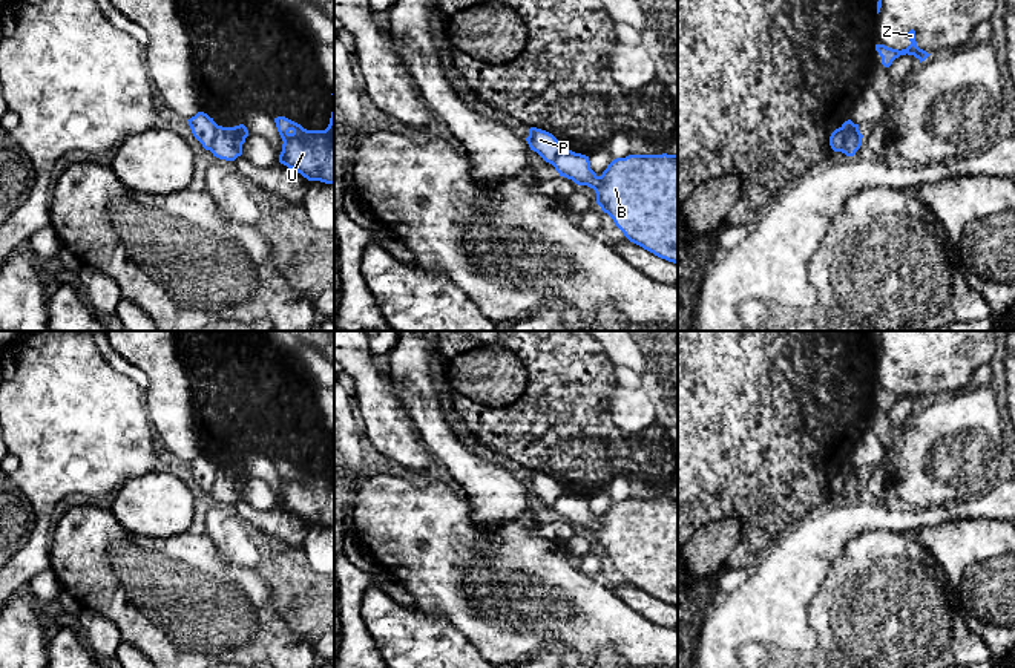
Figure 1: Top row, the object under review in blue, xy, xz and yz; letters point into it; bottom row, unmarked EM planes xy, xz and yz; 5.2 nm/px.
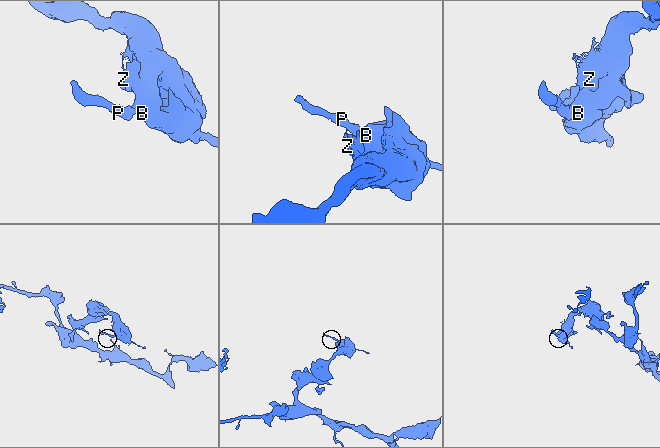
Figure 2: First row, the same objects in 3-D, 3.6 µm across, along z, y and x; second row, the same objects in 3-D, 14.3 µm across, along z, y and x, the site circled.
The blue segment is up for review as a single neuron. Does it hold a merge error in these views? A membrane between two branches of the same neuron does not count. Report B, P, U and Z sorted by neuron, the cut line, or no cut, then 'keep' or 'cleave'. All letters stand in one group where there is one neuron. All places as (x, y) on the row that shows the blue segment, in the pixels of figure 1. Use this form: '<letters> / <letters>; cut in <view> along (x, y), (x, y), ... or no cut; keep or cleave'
B U Z / P; cut in yz along (854, 124), (840, 150); cleave

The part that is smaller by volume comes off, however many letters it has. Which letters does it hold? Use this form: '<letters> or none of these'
P

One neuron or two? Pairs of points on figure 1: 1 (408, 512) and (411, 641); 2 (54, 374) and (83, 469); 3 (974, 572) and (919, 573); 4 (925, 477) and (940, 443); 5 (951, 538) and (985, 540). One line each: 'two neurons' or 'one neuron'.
1: two neurons
2: one neuron
3: two neurons
4: one neuron
5: one neuron

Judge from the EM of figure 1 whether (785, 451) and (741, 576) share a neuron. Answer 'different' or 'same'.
different

